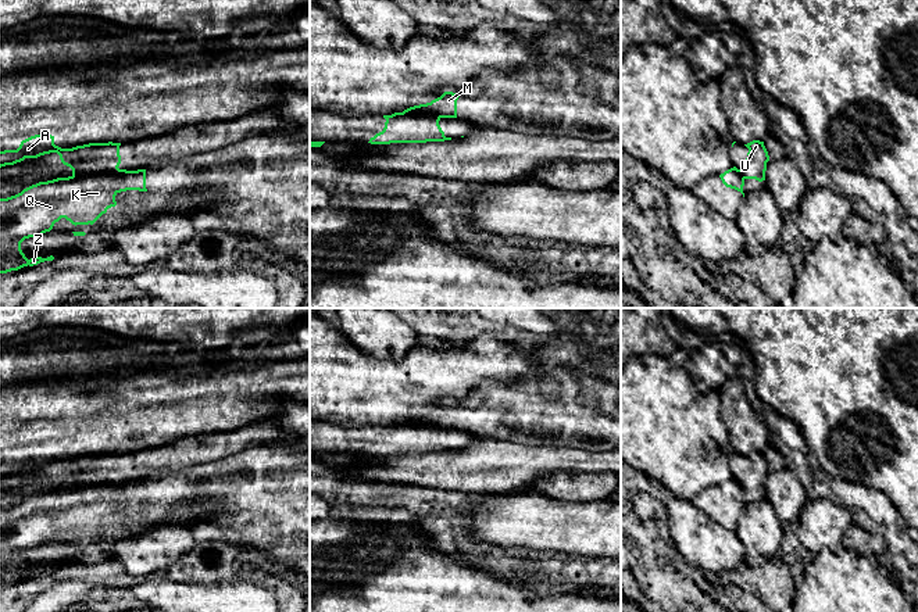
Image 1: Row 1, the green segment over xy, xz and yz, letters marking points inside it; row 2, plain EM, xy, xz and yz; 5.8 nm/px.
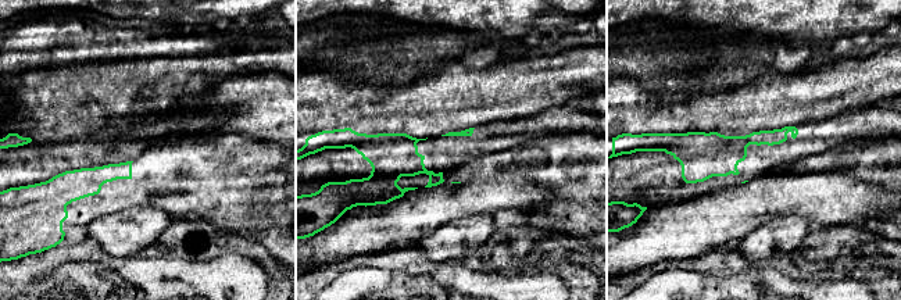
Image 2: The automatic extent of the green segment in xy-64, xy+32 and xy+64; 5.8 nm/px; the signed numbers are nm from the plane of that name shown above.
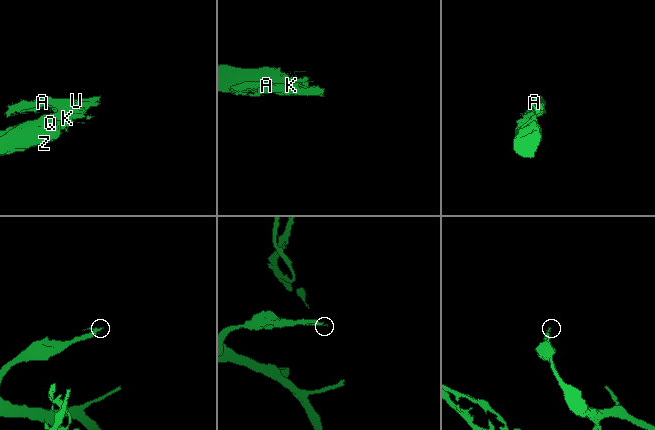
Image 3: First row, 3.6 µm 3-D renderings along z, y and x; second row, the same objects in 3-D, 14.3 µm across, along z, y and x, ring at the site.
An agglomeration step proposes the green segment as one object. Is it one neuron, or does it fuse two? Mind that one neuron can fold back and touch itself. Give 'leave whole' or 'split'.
split

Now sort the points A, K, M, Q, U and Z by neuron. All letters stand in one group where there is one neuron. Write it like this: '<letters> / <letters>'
A U / K M Q Z

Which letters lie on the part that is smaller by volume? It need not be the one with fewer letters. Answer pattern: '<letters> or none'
A, U

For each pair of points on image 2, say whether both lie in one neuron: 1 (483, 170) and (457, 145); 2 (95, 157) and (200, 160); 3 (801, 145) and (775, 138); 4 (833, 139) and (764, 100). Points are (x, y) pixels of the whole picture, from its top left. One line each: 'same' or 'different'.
1: different
2: different
3: same
4: different

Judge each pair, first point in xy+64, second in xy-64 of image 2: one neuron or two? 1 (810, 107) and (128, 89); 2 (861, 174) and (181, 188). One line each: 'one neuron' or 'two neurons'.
1: one neuron
2: one neuron

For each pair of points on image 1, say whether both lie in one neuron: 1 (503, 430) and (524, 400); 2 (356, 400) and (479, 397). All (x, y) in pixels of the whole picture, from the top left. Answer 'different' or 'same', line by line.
1: same
2: different

